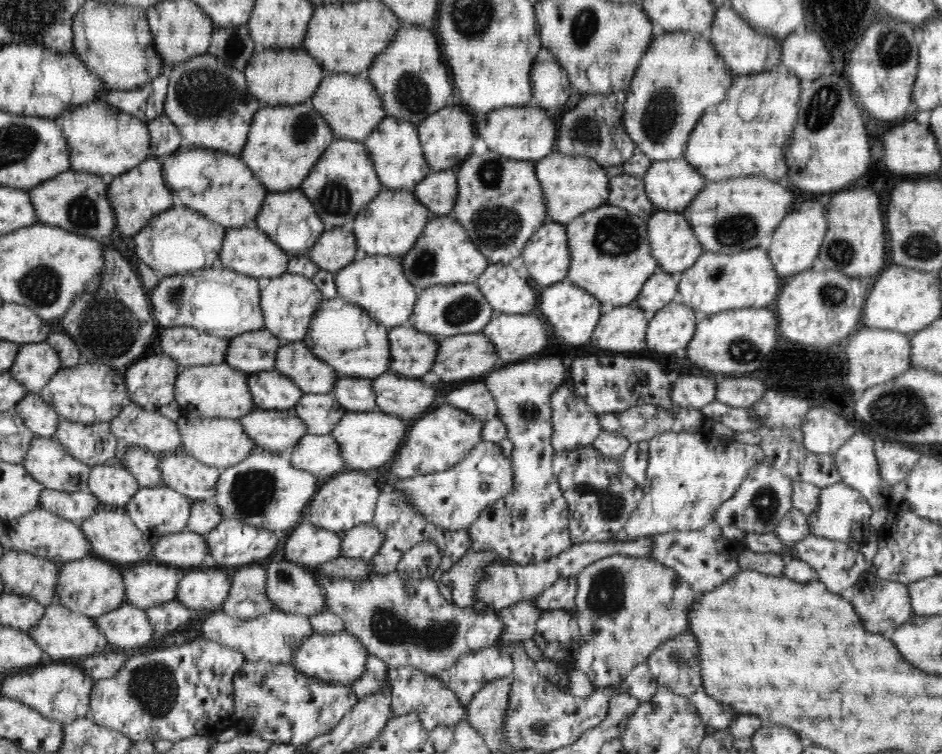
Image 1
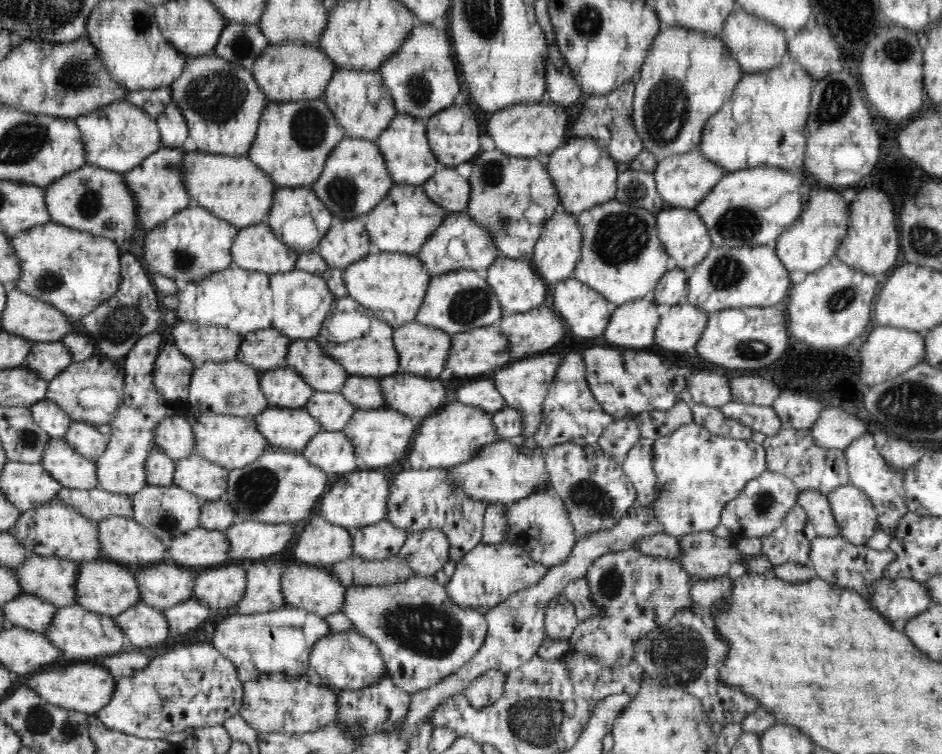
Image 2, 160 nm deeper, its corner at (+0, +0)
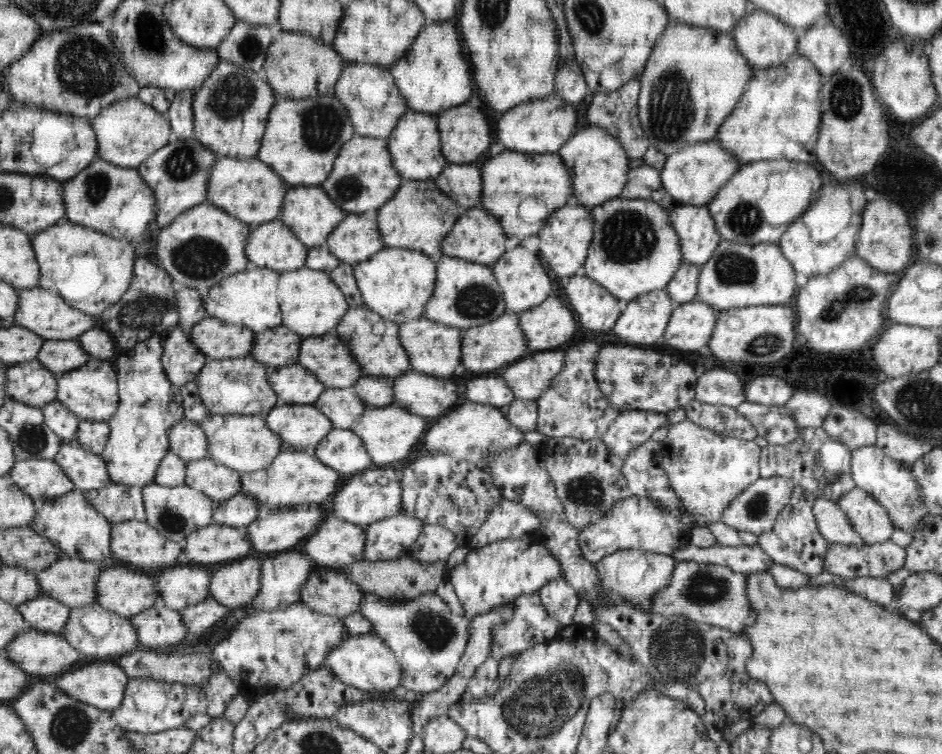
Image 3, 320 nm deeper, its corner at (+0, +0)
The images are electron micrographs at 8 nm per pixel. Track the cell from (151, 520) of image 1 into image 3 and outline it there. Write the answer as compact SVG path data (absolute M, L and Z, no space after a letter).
M154 482L142 487L142 498L144 499L144 509L146 509L147 524L172 542L184 544L190 534L214 523L215 502L204 493L186 484L167 487Z

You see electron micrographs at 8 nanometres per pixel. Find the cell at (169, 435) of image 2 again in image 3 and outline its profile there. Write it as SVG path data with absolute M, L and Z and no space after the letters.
M182 419L168 430L169 451L187 464L208 456L208 437L197 423Z

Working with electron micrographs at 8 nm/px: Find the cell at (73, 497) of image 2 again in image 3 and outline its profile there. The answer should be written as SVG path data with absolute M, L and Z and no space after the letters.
M113 483L97 491L82 491L84 497L109 523L147 520L142 487Z

